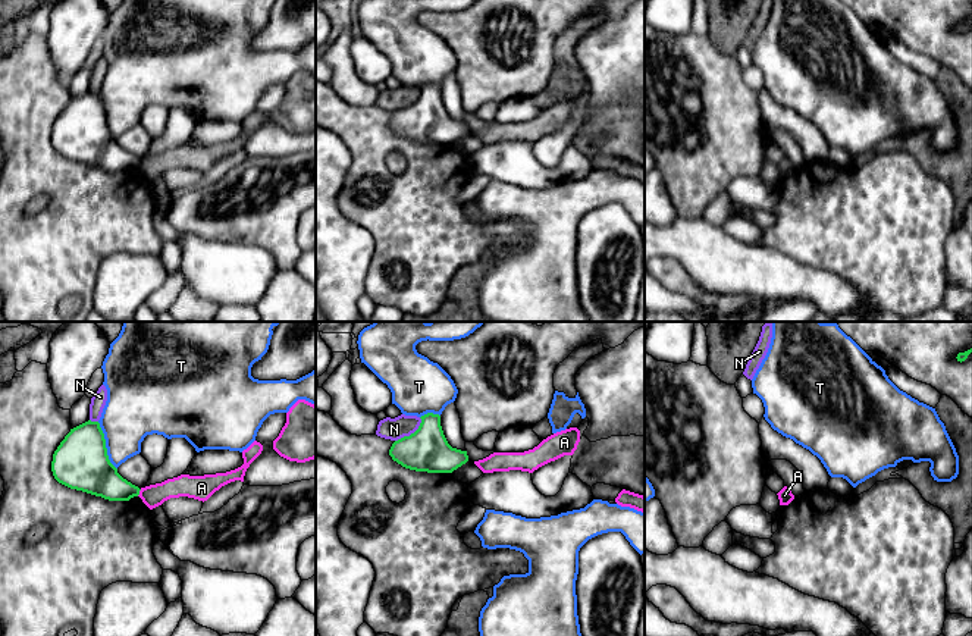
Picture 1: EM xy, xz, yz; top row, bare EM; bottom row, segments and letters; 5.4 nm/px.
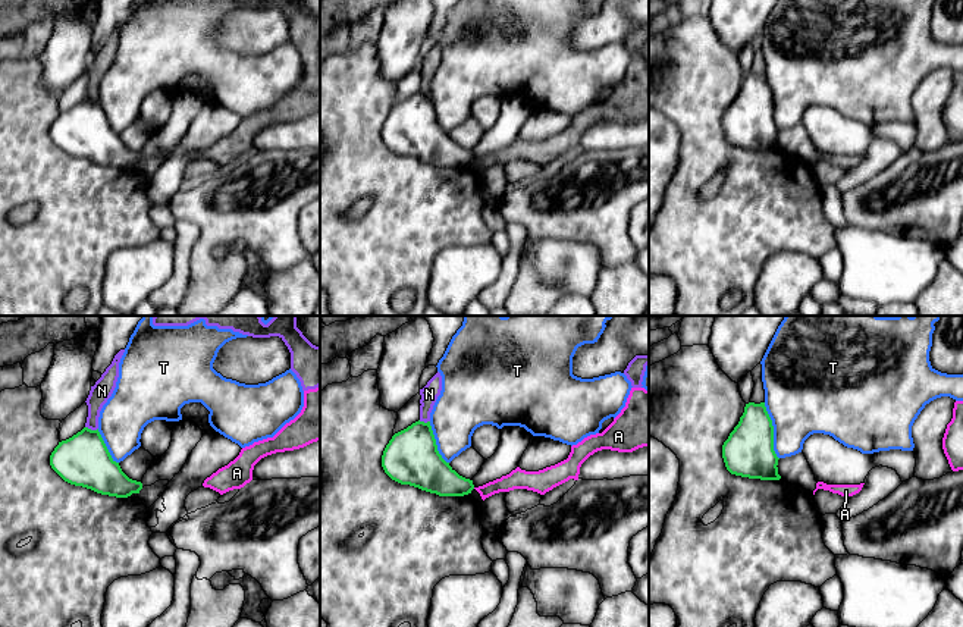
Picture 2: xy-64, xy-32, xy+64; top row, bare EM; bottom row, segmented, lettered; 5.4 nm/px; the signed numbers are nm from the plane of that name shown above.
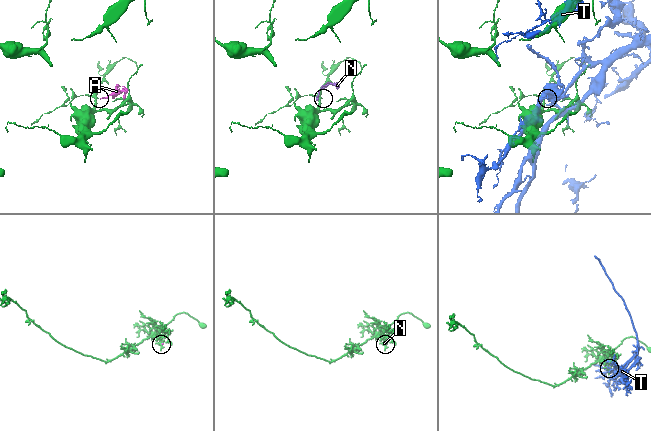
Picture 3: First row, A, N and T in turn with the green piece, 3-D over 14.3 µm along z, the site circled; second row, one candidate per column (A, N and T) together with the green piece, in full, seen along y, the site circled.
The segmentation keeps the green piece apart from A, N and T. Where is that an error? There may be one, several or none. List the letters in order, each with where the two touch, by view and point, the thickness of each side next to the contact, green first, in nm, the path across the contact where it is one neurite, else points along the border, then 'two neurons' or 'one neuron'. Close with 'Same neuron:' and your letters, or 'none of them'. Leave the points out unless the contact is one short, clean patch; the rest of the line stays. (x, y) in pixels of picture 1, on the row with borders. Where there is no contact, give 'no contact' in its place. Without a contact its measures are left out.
A: xy (138, 492) | 200/120 nm | along xy (141, 489), (137, 495) | two neurons
N: xz (411, 434) | 240/120 nm | two neurons
T: xy (104, 445) | 300/300 nm | two neurons
Same neuron: none of them

